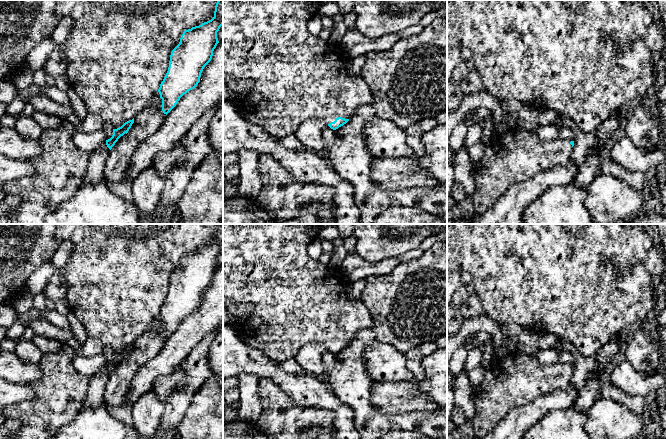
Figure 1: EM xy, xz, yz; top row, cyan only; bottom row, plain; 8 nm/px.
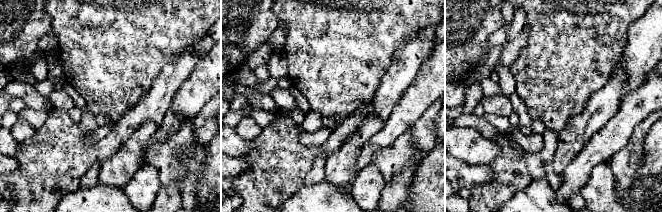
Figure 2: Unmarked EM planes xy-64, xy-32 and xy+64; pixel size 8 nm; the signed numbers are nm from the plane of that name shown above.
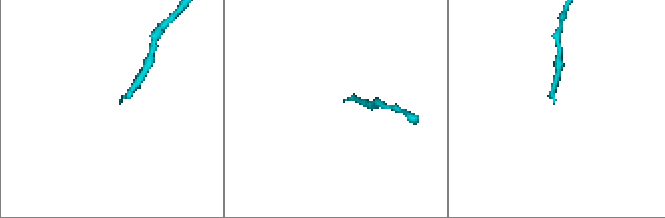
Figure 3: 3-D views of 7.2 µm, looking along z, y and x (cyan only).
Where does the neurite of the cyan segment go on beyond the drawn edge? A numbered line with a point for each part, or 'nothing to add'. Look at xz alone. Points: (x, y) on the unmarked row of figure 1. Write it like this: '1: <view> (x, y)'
1: xz (283, 299)

